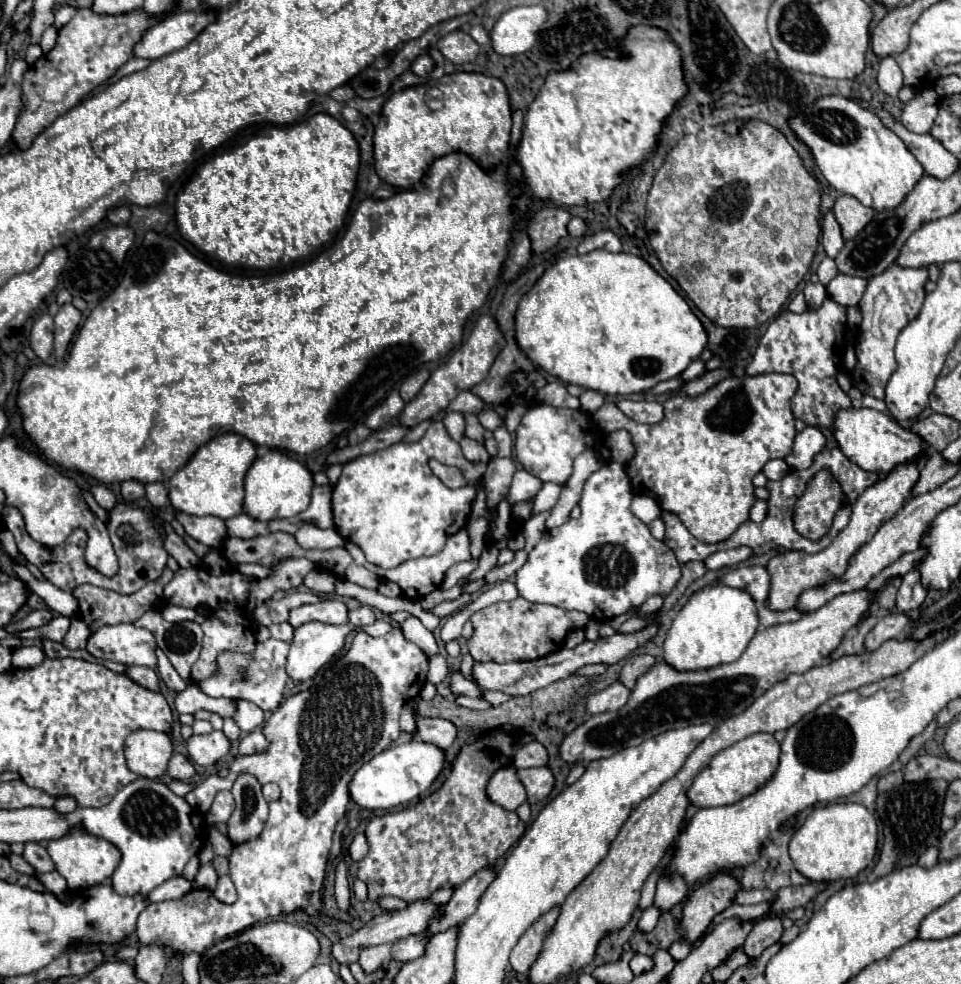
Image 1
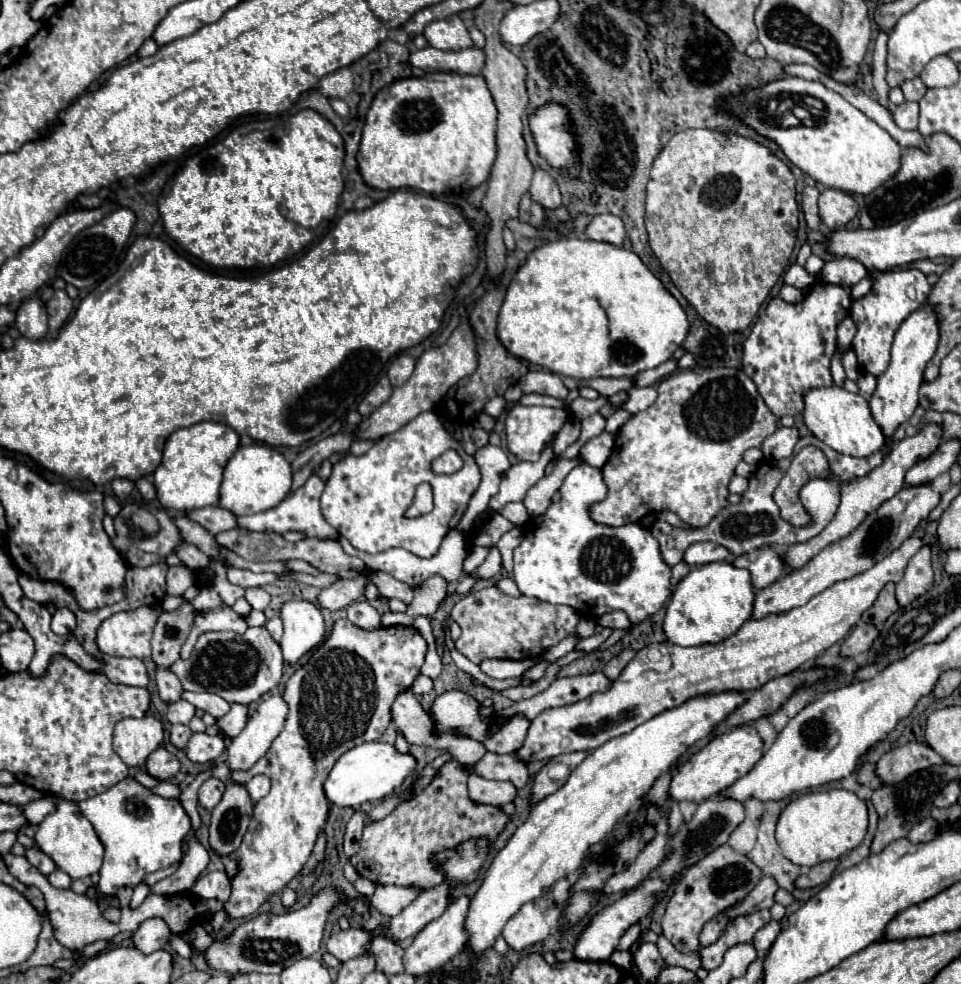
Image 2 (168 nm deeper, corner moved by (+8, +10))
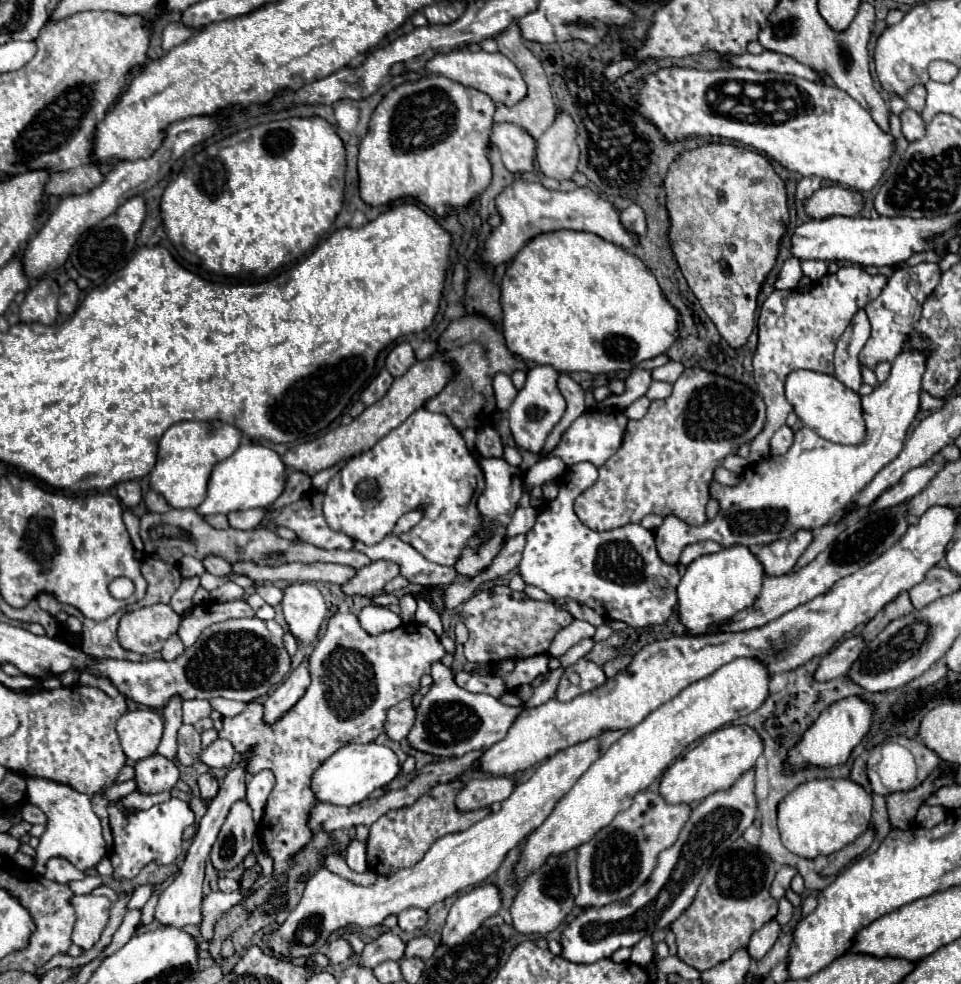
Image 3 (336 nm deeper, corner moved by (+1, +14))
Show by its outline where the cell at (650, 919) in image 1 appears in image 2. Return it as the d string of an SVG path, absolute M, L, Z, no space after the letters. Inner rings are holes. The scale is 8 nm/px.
M635 922L631 928L627 928L625 930L625 934L621 936L621 942L619 942L619 950L629 950L629 946L639 938L639 934L641 934L641 924L639 922Z

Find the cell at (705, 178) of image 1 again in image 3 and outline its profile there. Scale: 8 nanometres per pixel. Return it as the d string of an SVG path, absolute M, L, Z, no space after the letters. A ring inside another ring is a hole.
M706 144L684 152L670 166L664 188L672 222L670 242L682 274L708 318L716 324L720 336L730 344L730 348L742 348L754 328L758 290L766 274L772 270L778 254L778 242L784 236L790 220L784 182L776 176L766 156L754 150L742 150L732 144Z

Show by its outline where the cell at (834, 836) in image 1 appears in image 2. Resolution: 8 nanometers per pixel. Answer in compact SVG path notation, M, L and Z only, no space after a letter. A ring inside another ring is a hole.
M829 790L807 792L795 798L779 816L777 842L785 858L797 866L815 866L825 860L837 860L857 848L867 832L867 806L853 792Z

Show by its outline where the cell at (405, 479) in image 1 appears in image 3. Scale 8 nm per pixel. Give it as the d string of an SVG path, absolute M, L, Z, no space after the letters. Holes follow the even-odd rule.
M418 408L404 424L378 440L374 448L350 458L346 466L328 482L328 490L324 496L324 516L332 530L342 532L352 540L360 540L364 544L378 544L378 540L394 530L400 516L410 510L422 510L424 518L400 538L416 548L424 558L442 566L454 566L464 548L478 550L484 542L492 538L490 528L478 528L482 518L476 500L482 494L482 488L482 470L468 452L460 432L450 424L450 418L446 414Z

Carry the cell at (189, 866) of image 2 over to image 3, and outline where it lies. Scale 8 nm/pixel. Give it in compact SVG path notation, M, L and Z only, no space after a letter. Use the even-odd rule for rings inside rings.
M144 884L144 886L136 888L136 890L132 892L128 904L126 904L126 910L142 910L144 904L146 904L146 900L152 896L154 890L156 890L154 884Z

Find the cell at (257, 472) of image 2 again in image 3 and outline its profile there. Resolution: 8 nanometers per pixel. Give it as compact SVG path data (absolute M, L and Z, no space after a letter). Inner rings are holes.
M246 444L240 446L230 458L218 462L208 480L208 492L204 502L196 508L200 516L210 514L230 514L234 510L250 510L250 508L268 508L284 490L286 482L286 466L282 458L262 446L262 444Z

